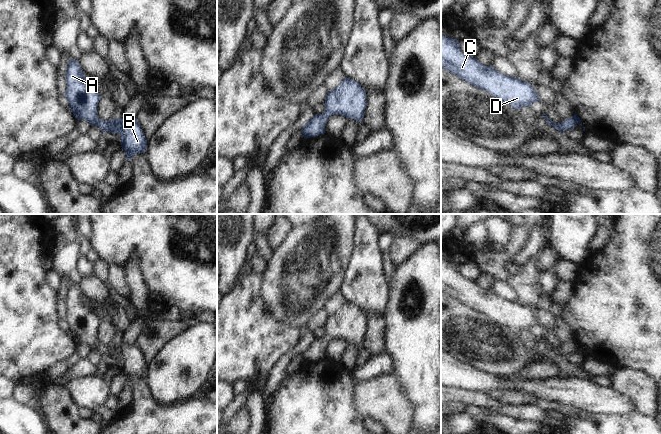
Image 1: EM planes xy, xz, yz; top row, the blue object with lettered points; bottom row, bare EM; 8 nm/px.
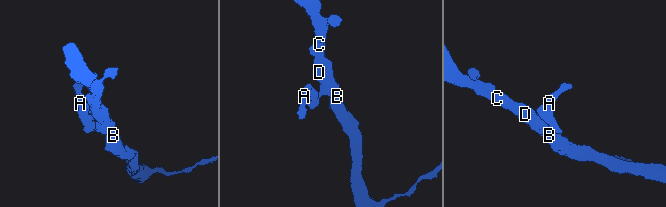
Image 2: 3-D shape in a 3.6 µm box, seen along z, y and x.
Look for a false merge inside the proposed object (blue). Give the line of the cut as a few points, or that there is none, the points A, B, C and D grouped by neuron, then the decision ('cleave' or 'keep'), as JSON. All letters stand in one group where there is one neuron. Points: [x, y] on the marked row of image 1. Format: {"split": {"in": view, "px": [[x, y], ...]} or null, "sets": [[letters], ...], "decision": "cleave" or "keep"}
{"split": null, "sets": [["A", "B", "C", "D"]], "decision": "keep"}

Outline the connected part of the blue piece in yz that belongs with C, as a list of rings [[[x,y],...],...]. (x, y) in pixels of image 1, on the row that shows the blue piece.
[[[441,35],[441,67],[496,99],[519,110],[540,101],[533,86],[519,78],[497,72],[460,51],[459,41]]]

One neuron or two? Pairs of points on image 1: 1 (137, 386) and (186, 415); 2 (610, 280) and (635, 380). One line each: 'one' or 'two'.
1: one
2: two

